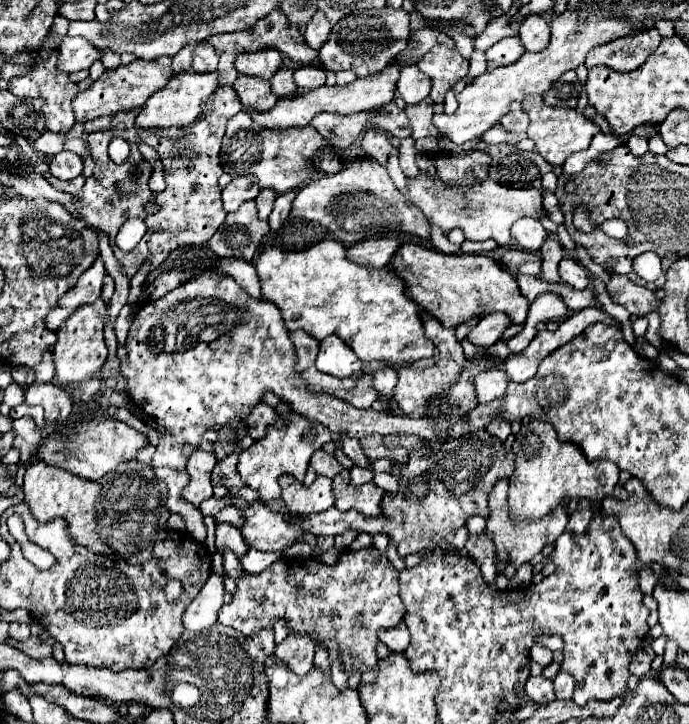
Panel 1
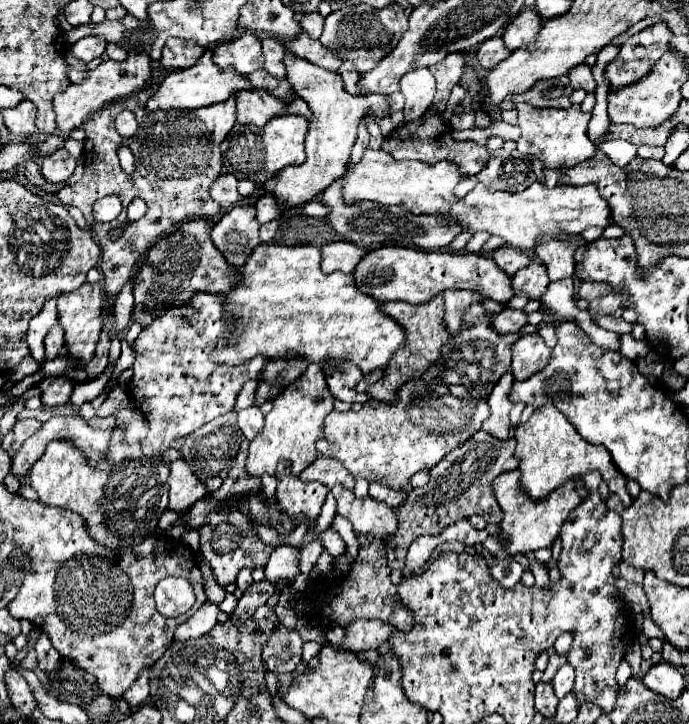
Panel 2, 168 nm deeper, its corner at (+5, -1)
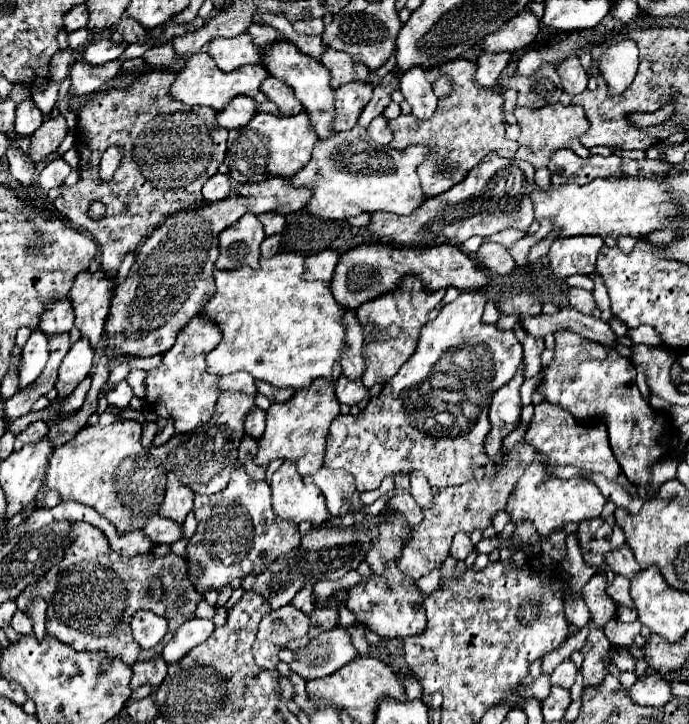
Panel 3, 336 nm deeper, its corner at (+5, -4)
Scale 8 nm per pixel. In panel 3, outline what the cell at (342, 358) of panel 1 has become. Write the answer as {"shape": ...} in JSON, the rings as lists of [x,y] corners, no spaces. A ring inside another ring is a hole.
{"shape":[[[341,375],[337,379],[337,399],[339,403],[345,403],[345,405],[357,405],[363,397],[367,395],[373,395],[369,393],[361,381],[349,381],[345,375]]]}

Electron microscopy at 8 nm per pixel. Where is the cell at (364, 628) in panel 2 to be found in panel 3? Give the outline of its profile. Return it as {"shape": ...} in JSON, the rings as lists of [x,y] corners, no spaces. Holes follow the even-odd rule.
{"shape":[[[335,627],[311,639],[305,649],[297,649],[295,661],[291,661],[289,667],[305,681],[311,681],[335,673],[355,657],[357,651],[349,633],[343,627]]]}

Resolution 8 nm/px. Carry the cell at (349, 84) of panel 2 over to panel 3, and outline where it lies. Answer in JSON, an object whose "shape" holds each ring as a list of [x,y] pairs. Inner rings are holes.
{"shape":[[[347,83],[335,91],[335,117],[333,131],[353,129],[361,109],[369,103],[373,95],[373,87],[369,83]]]}

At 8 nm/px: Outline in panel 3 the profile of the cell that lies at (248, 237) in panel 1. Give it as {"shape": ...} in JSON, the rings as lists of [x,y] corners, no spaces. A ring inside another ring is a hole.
{"shape":[[[243,215],[235,225],[227,227],[219,235],[219,259],[217,269],[239,269],[249,265],[259,267],[259,245],[265,239],[263,225],[255,215]]]}

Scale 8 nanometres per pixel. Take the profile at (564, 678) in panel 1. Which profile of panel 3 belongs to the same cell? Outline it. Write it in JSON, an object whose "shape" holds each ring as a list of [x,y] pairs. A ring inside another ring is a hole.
{"shape":[[[563,661],[561,665],[555,667],[555,671],[551,673],[551,685],[561,685],[565,689],[569,689],[573,685],[577,677],[577,667],[573,665],[573,661]]]}

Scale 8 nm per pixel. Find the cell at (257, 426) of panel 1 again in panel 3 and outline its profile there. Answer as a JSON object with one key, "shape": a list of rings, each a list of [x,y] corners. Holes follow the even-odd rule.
{"shape":[[[253,407],[245,419],[245,433],[259,439],[261,433],[265,431],[265,415],[267,415],[265,411],[261,411],[259,407]]]}

